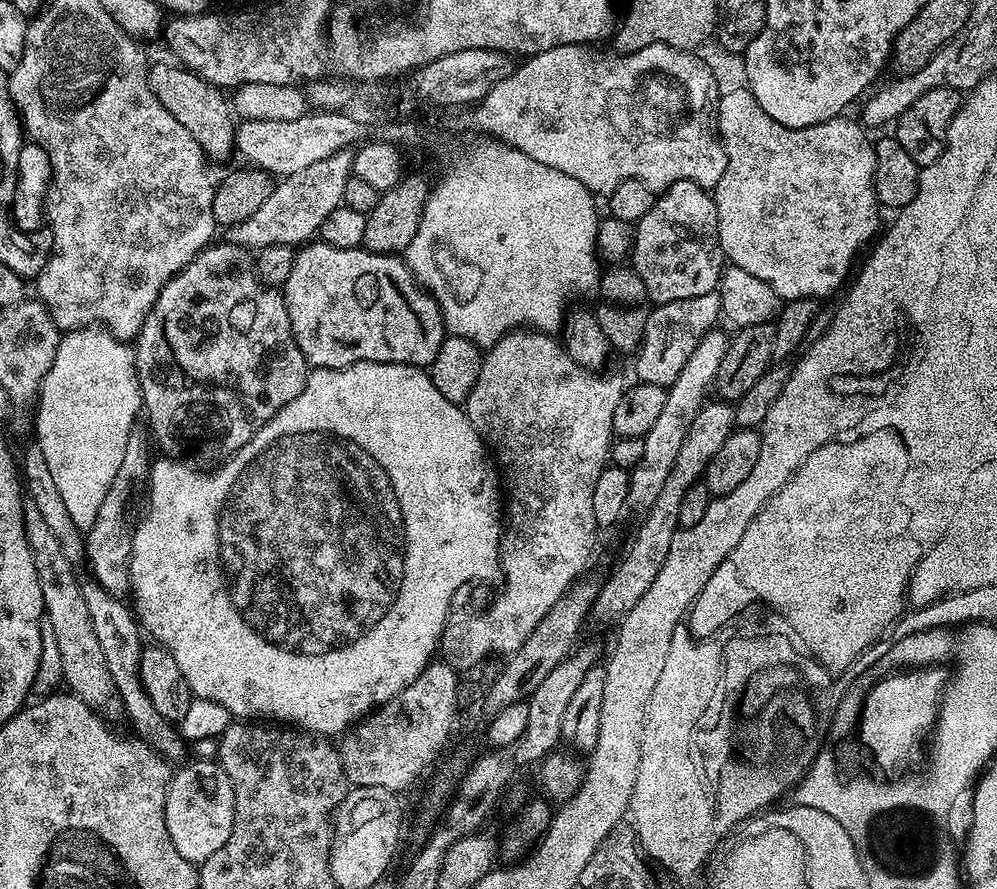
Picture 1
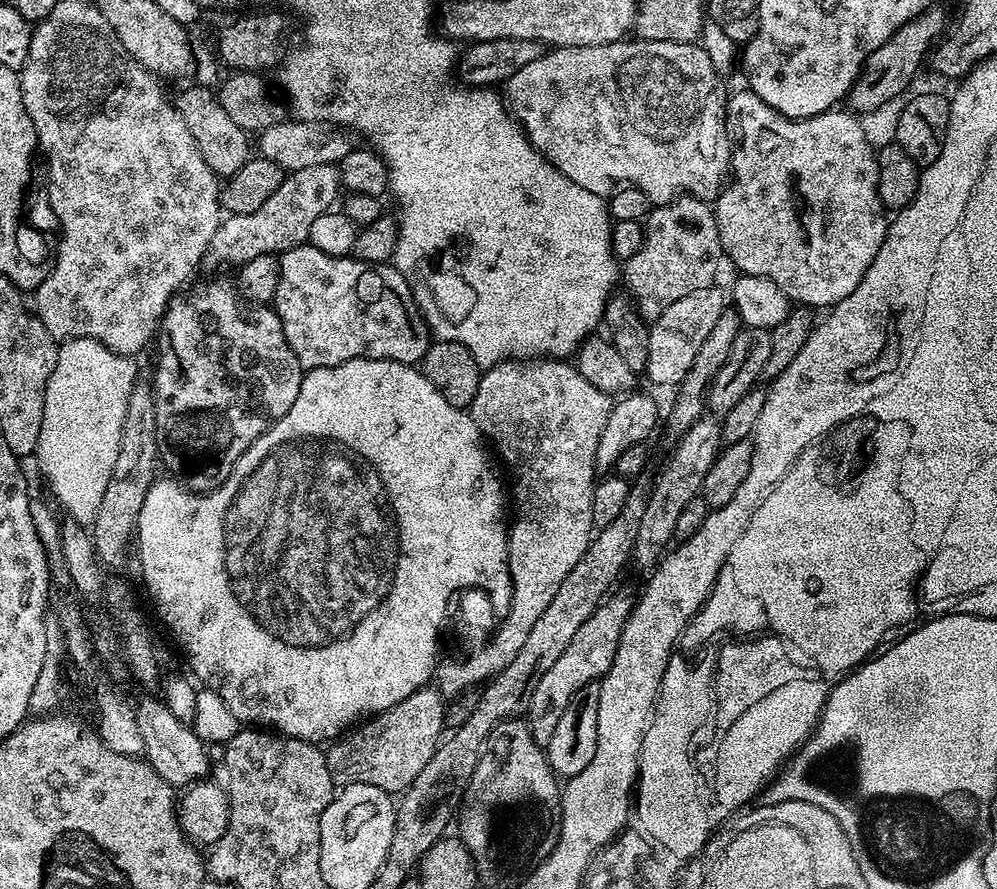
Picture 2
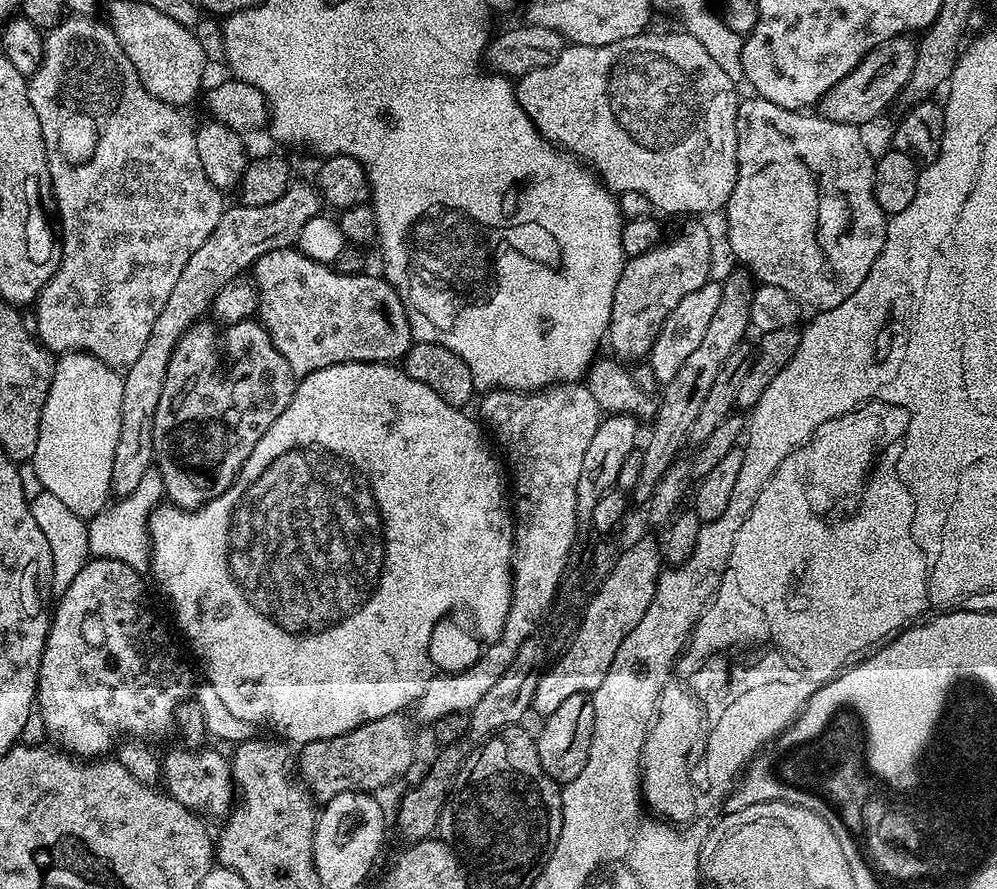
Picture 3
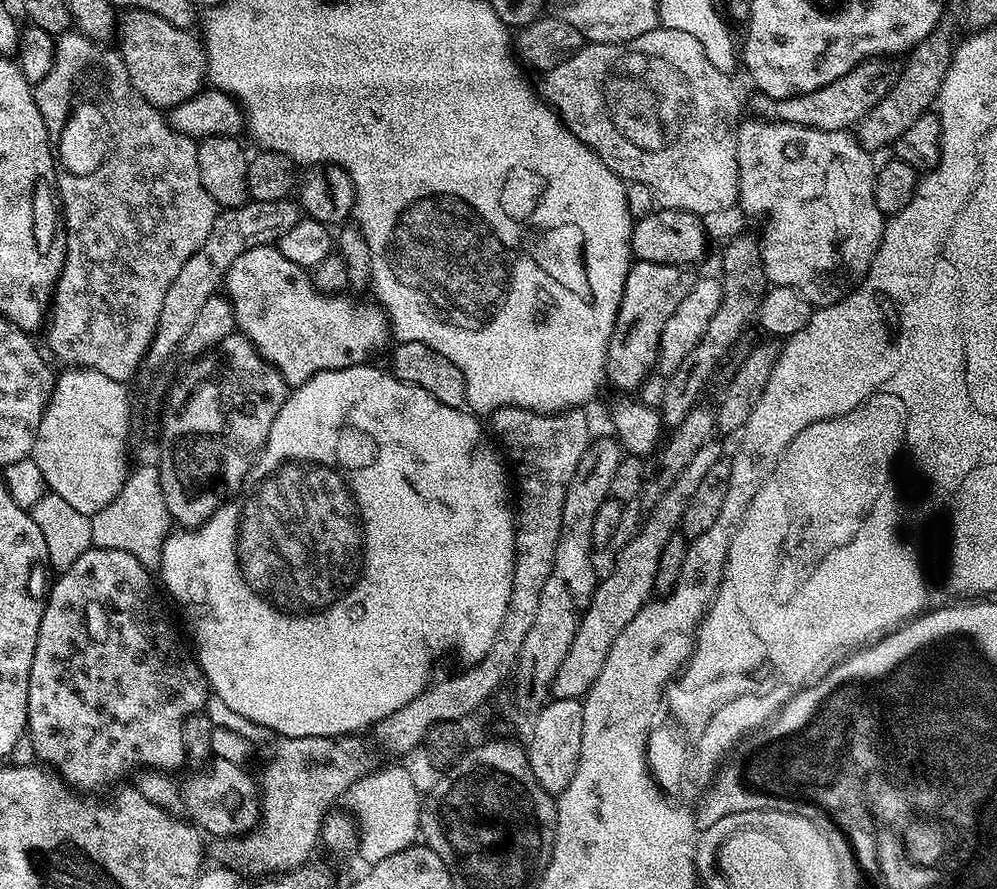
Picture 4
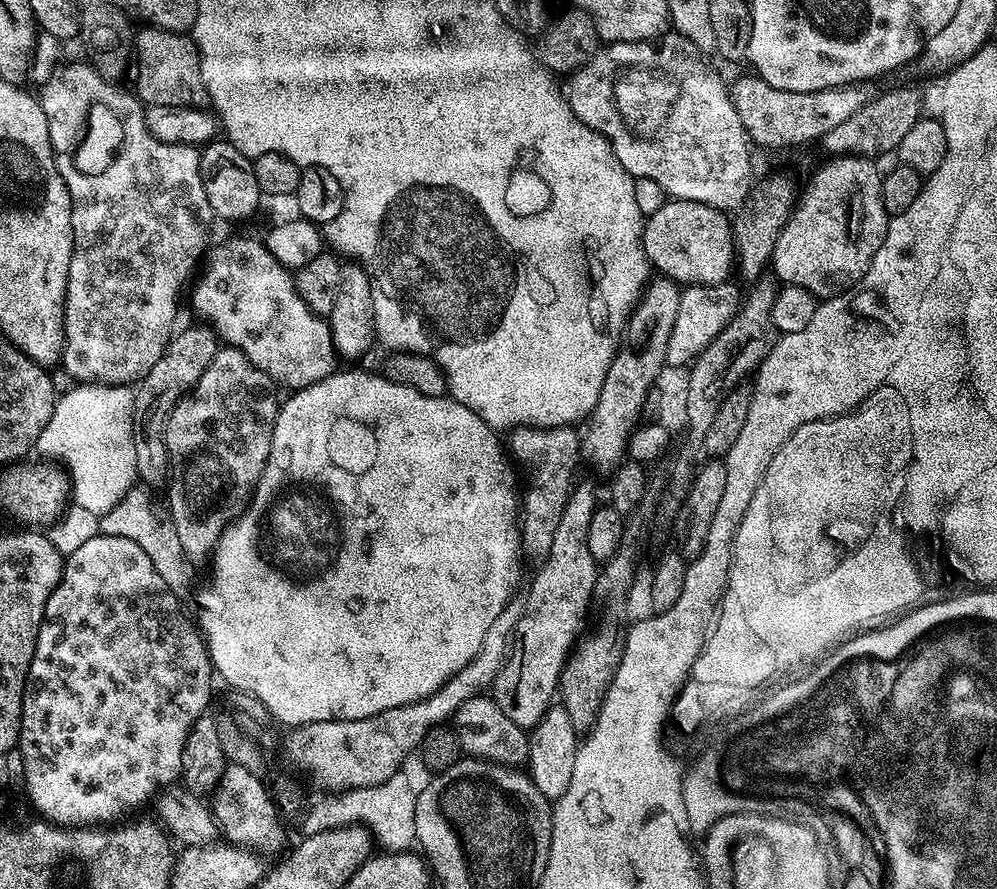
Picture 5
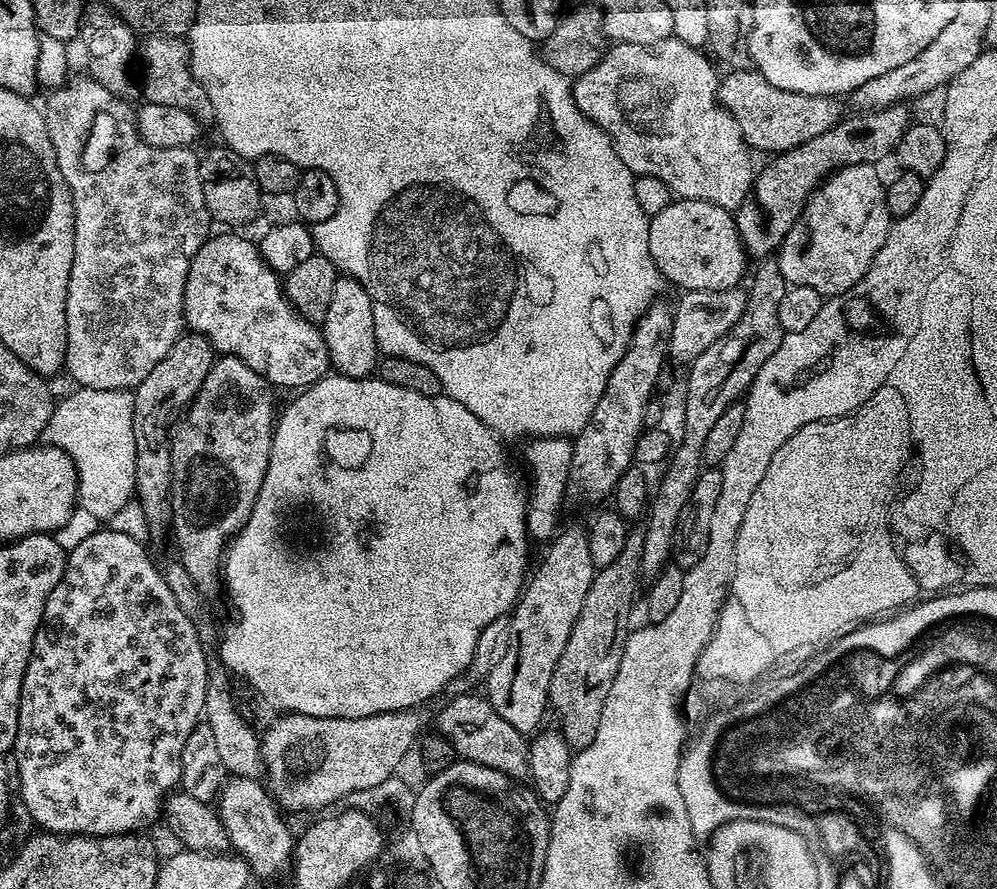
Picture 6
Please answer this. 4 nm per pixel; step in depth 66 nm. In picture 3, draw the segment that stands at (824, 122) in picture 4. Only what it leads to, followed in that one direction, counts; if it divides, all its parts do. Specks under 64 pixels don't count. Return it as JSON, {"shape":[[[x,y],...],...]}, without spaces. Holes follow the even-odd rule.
{"shape":[[[905,34],[890,38],[884,44],[879,44],[870,54],[835,84],[819,102],[819,111],[830,122],[846,122],[857,126],[865,126],[871,120],[876,120],[892,103],[901,99],[906,82],[910,82],[910,74],[914,74],[917,41],[911,35]]]}

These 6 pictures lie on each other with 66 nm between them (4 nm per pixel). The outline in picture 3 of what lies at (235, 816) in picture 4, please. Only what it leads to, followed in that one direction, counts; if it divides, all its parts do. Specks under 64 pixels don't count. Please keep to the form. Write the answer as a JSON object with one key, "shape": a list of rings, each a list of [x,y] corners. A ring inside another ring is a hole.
{"shape":[[[209,746],[198,749],[179,747],[170,749],[160,760],[162,784],[168,795],[201,817],[227,817],[234,807],[234,781],[231,761],[227,755]]]}

